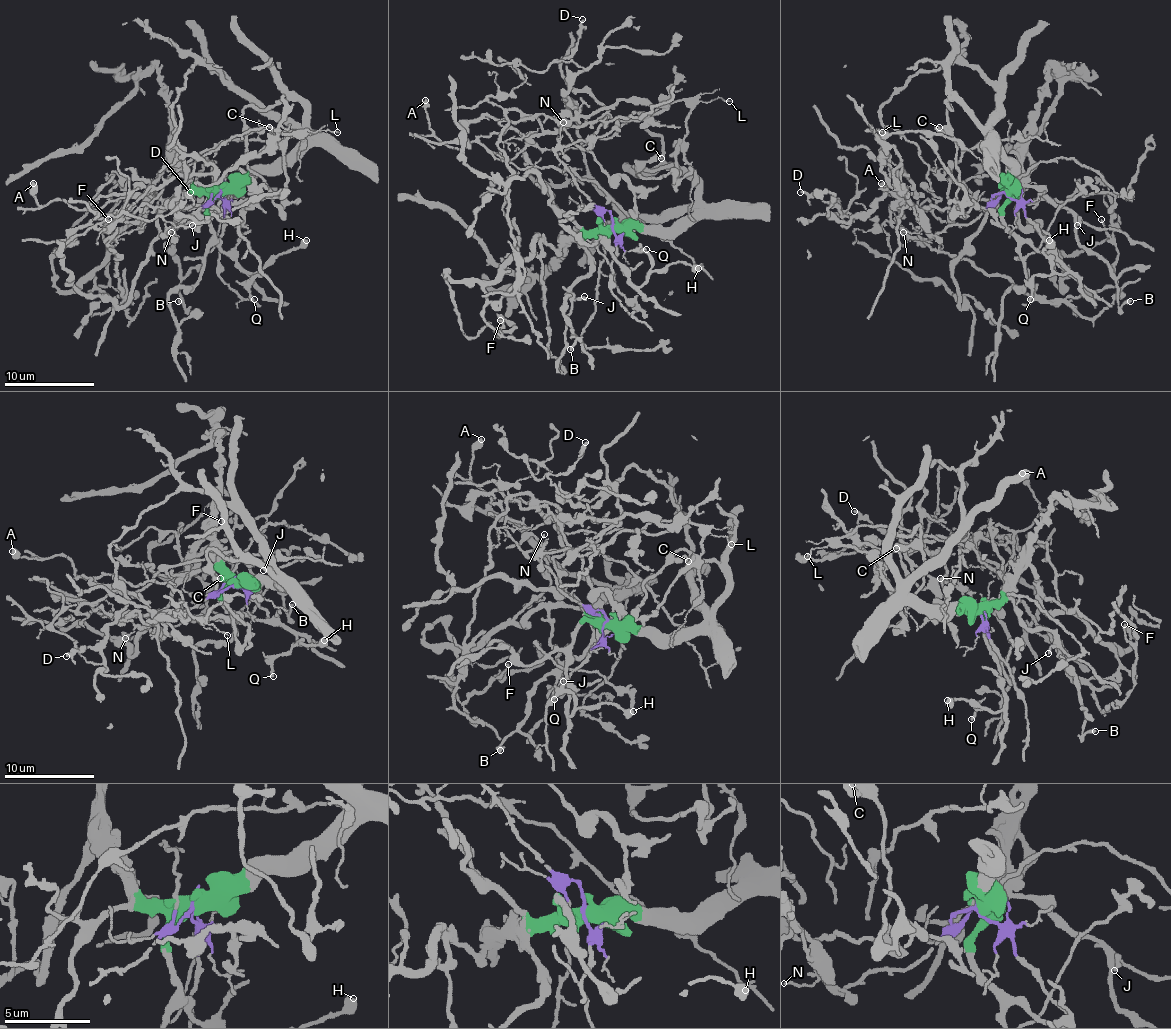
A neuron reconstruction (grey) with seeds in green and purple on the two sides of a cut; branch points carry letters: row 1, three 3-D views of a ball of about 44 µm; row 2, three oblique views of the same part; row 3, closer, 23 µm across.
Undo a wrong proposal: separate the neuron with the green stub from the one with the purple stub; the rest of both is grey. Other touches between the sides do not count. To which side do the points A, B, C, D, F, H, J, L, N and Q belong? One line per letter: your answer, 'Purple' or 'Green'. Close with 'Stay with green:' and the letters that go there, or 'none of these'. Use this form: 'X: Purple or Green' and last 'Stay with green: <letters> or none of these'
A: Purple
B: Green
C: Green
D: Green
F: Green
H: Green
J: Green
L: Purple
N: Purple
Q: Green
Stay with green: B, C, D, F, H, J, Q

